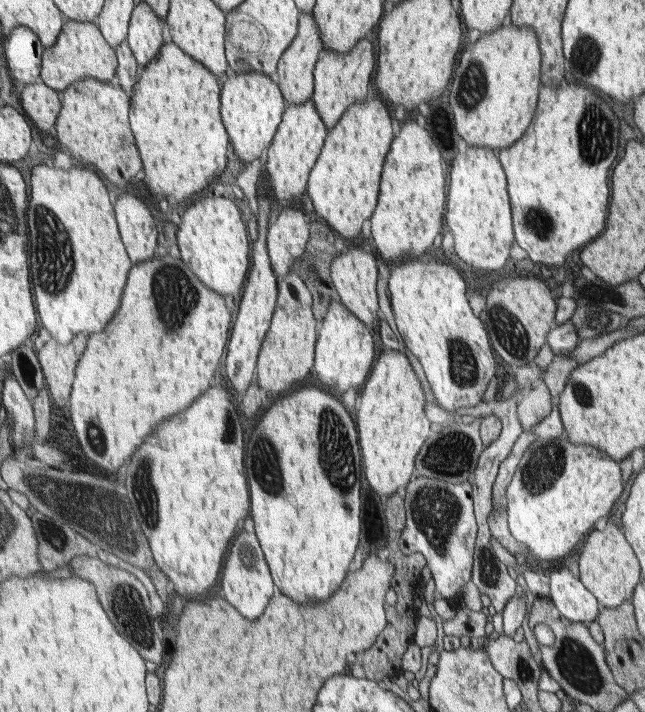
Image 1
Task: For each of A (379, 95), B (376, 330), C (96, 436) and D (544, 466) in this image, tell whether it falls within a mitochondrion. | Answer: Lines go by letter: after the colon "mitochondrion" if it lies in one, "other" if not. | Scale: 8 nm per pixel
A: other
B: other
C: mitochondrion
D: mitochondrion

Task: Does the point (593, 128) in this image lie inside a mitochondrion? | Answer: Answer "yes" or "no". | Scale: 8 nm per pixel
yes

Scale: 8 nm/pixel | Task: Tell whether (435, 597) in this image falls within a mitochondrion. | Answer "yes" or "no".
no

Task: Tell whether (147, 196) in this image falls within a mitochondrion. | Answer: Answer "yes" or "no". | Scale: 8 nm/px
no

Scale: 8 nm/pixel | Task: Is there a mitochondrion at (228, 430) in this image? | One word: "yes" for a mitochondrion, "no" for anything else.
yes

